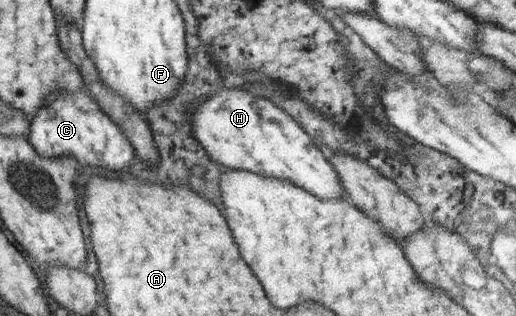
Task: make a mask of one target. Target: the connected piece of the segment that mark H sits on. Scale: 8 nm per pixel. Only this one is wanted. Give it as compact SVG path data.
M223 86L221 90L209 95L209 98L201 103L197 114L193 115L193 132L199 144L207 151L209 158L220 162L227 169L243 169L263 176L289 179L297 187L312 192L319 199L337 199L347 195L339 174L335 172L335 166L331 166L325 160L325 156L313 146L312 136L309 136L309 133L291 118L291 114L287 114L287 110L281 110L273 102L249 94L247 90Z

